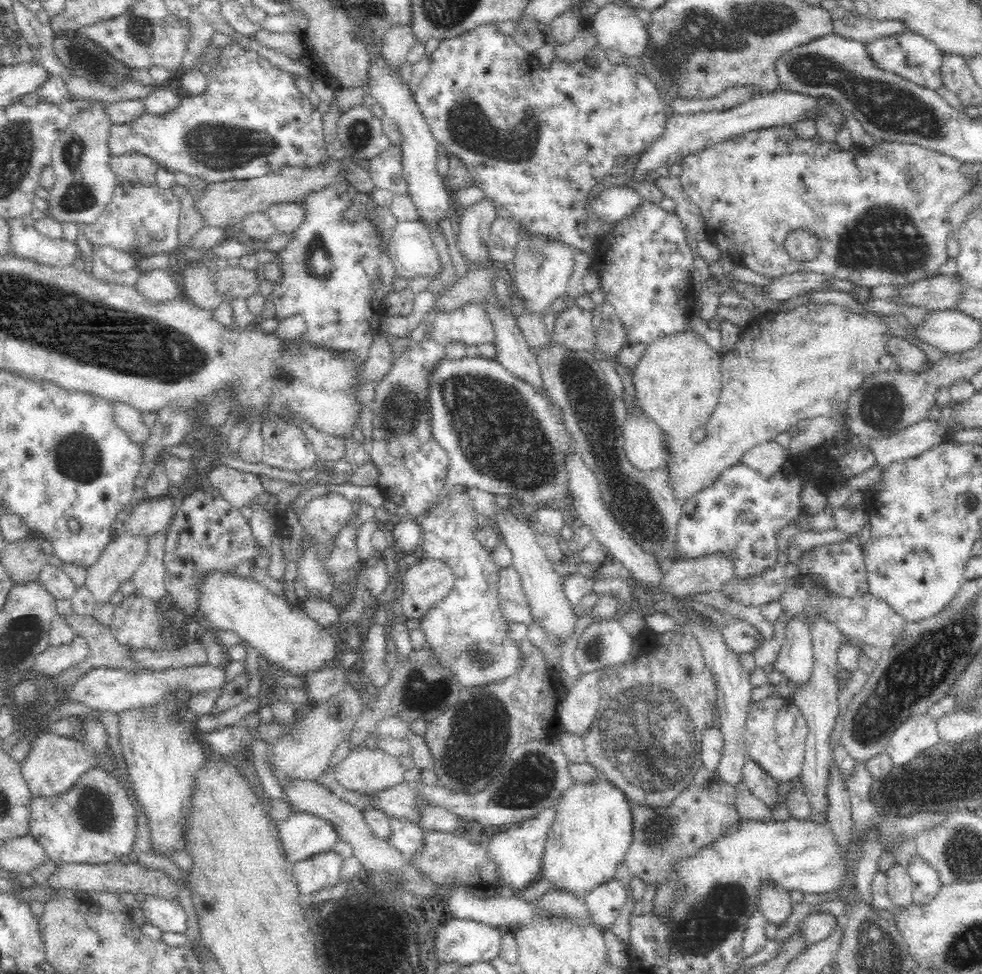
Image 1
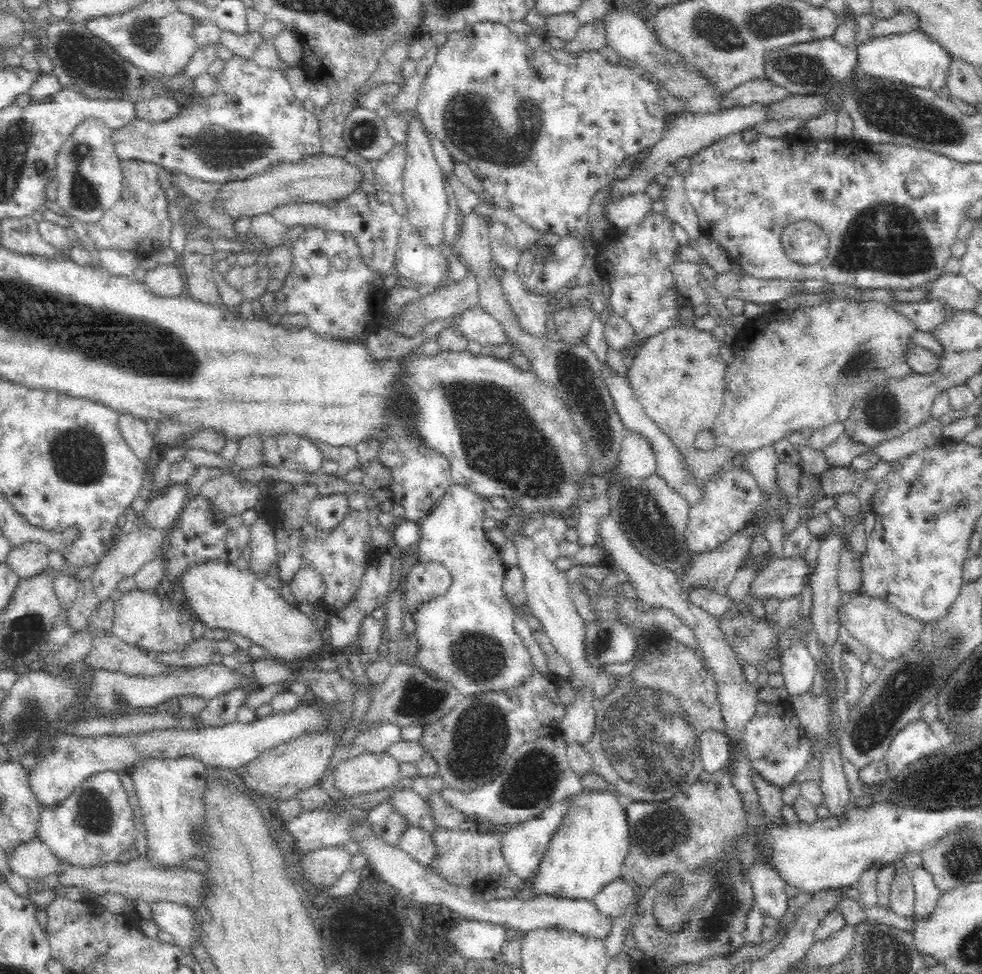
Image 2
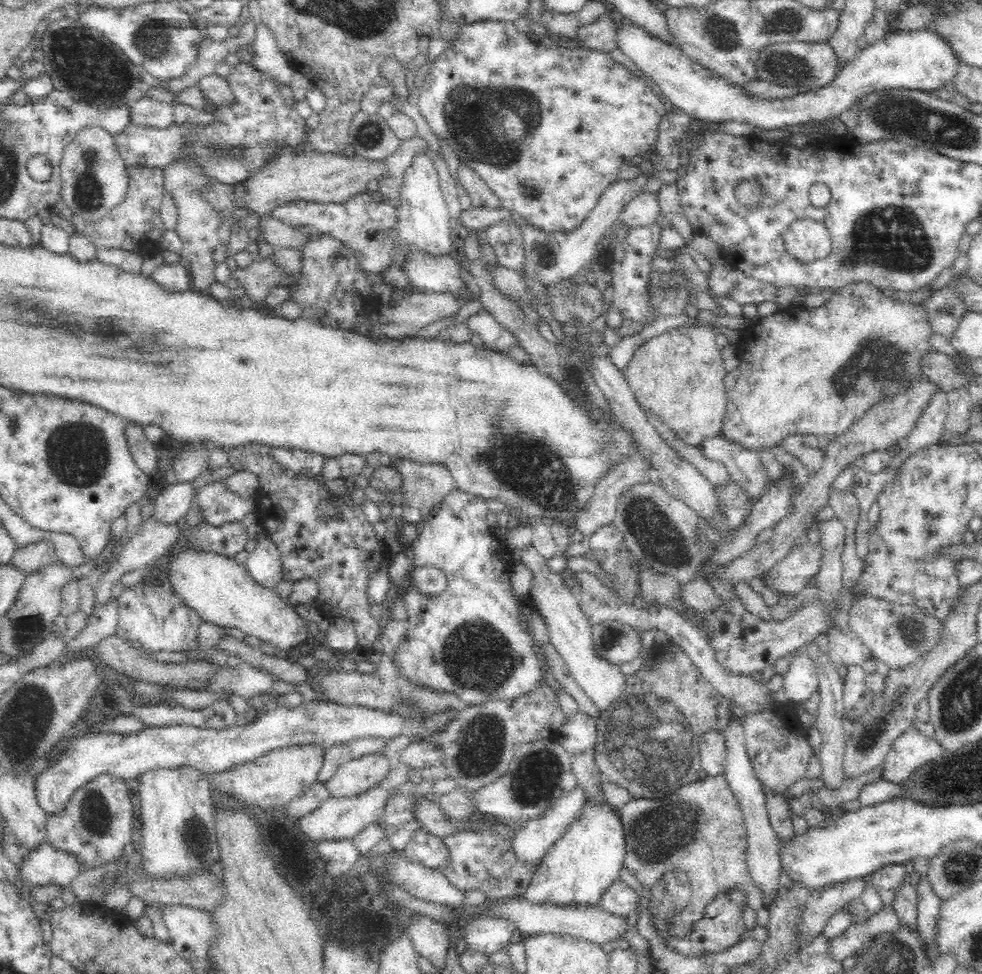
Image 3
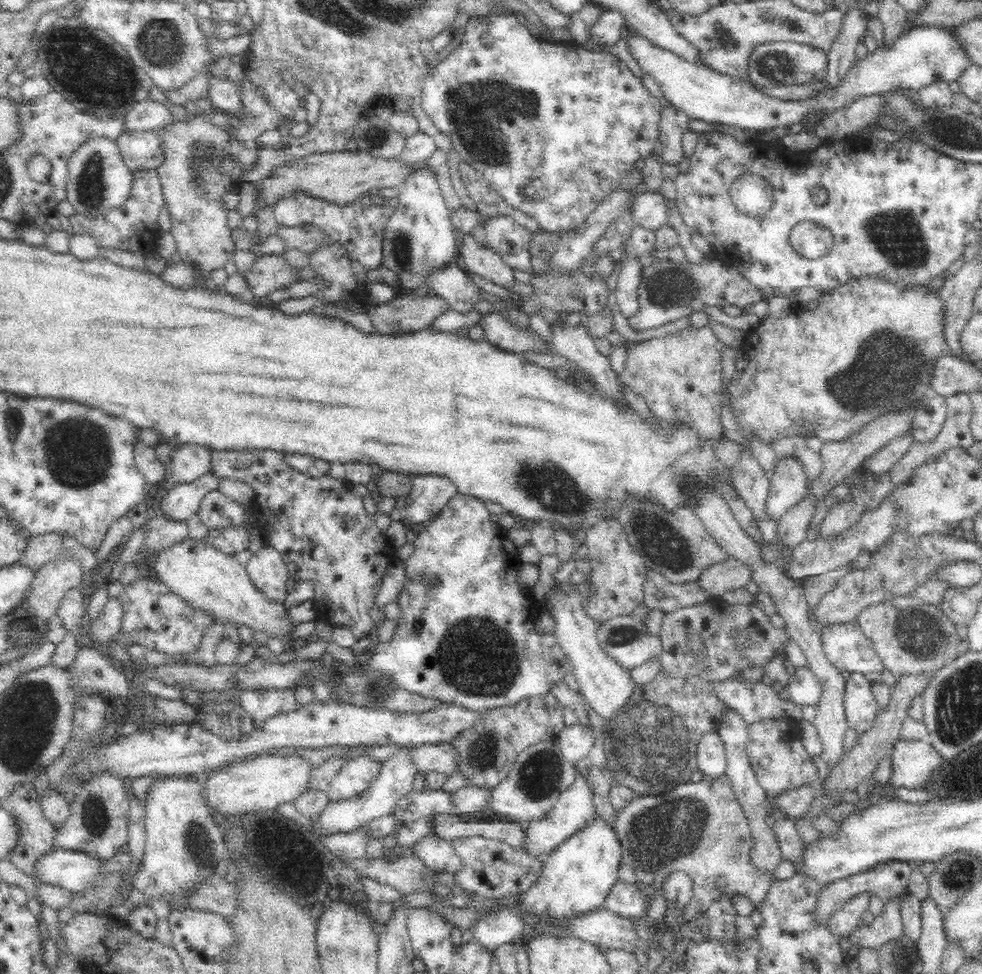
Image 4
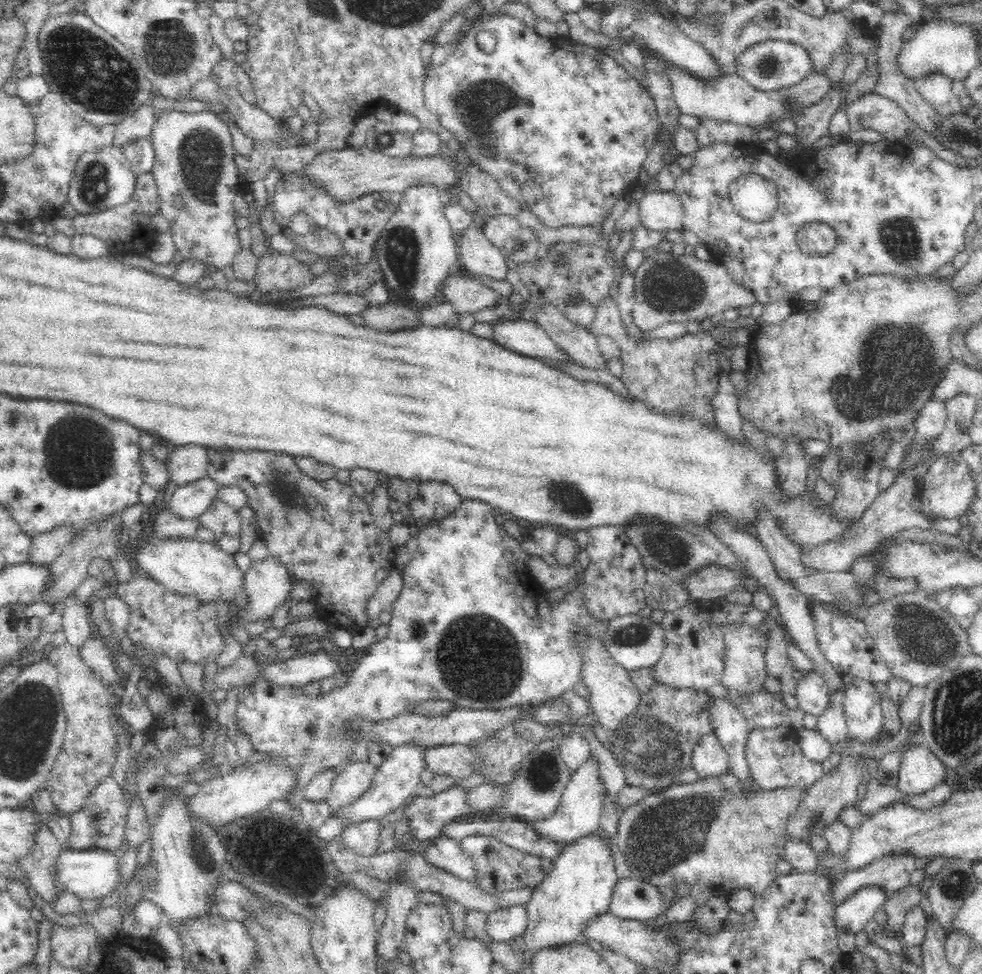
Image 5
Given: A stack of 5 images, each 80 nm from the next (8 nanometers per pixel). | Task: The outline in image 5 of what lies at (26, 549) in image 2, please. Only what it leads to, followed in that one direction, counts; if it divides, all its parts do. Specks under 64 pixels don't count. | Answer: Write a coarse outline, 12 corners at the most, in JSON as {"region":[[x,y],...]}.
{"region":[[66,527],[31,537],[25,562],[50,565],[72,540]]}

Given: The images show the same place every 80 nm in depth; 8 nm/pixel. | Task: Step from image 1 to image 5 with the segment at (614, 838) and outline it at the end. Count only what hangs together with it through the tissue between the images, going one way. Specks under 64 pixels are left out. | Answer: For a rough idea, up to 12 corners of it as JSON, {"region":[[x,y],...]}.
{"region":[[602,828],[558,845],[525,901],[529,954],[580,939],[619,877]]}

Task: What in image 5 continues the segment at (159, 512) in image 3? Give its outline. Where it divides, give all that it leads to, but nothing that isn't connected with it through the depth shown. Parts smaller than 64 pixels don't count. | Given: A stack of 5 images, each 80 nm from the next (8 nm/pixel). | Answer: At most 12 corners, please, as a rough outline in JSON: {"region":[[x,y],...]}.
{"region":[[206,475],[176,485],[168,507],[177,517],[196,519],[219,484]]}

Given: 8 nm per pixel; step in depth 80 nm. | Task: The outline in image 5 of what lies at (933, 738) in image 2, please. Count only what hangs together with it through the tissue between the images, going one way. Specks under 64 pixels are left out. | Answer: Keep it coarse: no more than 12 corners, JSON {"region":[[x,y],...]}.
{"region":[[924,741],[899,746],[896,787],[934,788],[943,762]]}

